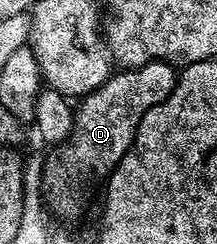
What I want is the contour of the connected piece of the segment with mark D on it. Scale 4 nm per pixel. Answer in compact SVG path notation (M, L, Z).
M152 62L146 66L125 68L114 73L104 86L92 90L80 99L73 115L73 131L69 133L68 138L60 147L61 154L55 155L53 162L52 158L46 161L44 169L44 201L58 219L76 216L81 204L81 189L84 188L85 182L93 182L96 178L108 179L113 169L119 164L121 157L129 151L129 146L133 143L133 137L136 136L145 113L151 107L158 106L163 100L167 100L169 93L177 87L178 77L178 71L167 62Z

